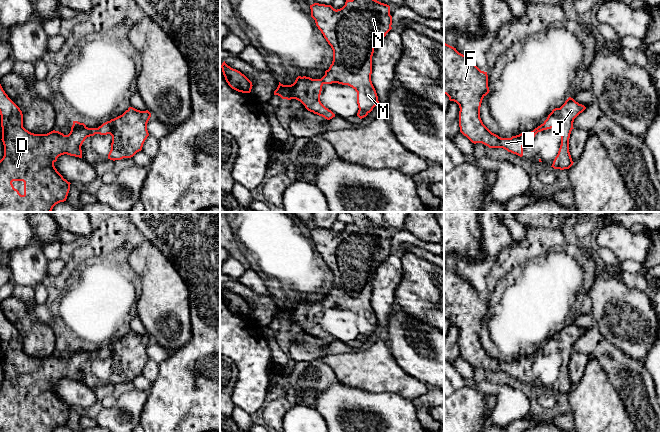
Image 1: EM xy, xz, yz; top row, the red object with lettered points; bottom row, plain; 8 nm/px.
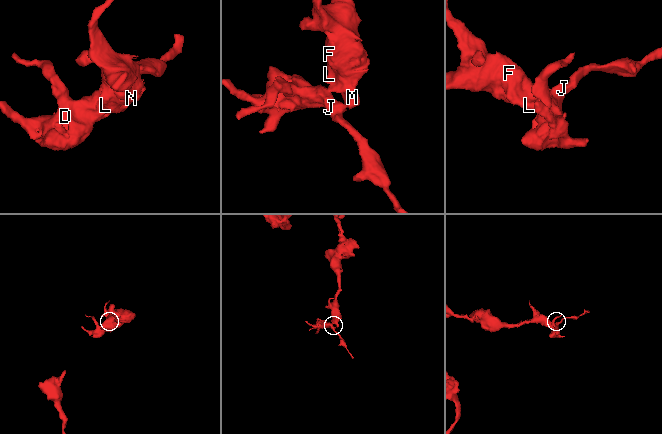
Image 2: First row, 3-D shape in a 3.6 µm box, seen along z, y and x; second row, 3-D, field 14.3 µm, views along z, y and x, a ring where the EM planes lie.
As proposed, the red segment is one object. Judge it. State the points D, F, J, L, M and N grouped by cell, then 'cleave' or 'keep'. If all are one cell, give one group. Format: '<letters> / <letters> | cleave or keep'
D F J L M N | keep

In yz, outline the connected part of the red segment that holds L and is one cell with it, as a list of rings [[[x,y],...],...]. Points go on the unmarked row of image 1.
[[[444,267],[444,318],[459,329],[460,356],[474,368],[503,372],[522,381],[525,357],[501,362],[483,348],[480,331],[489,315],[487,296],[481,295],[456,272]]]

